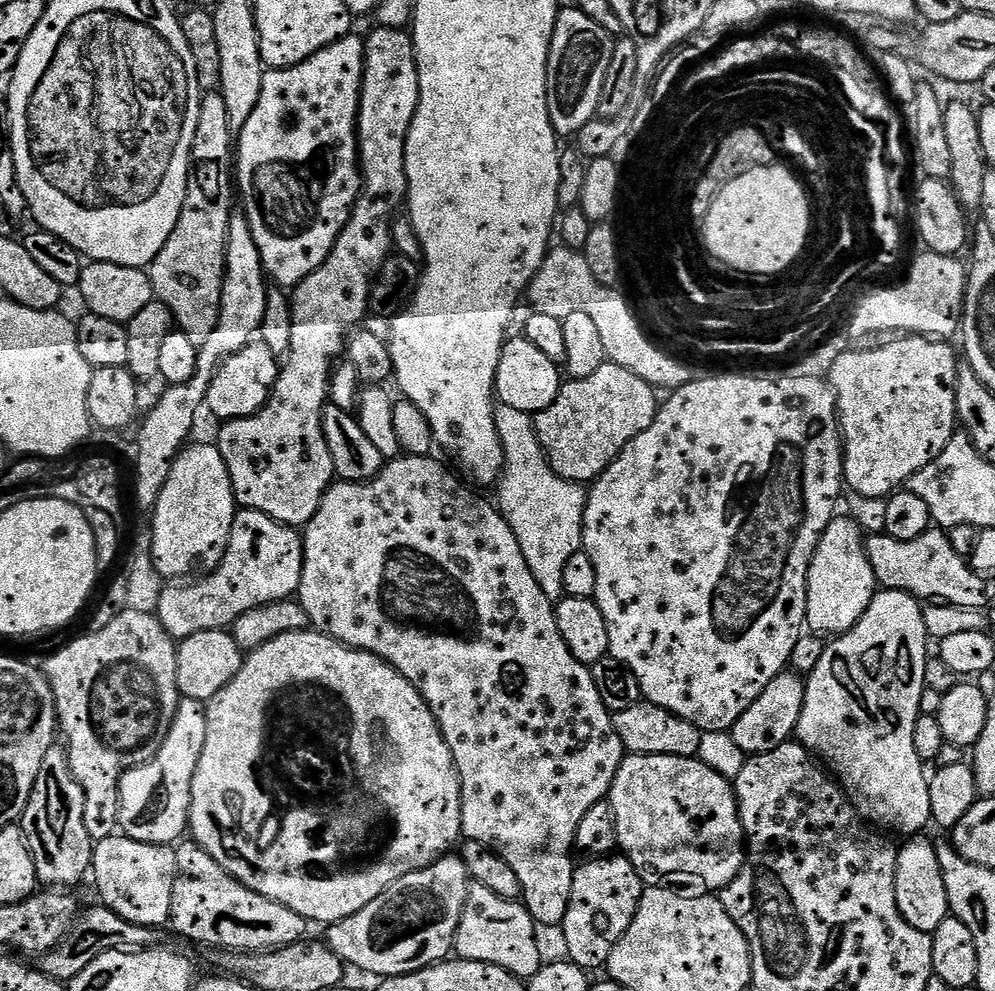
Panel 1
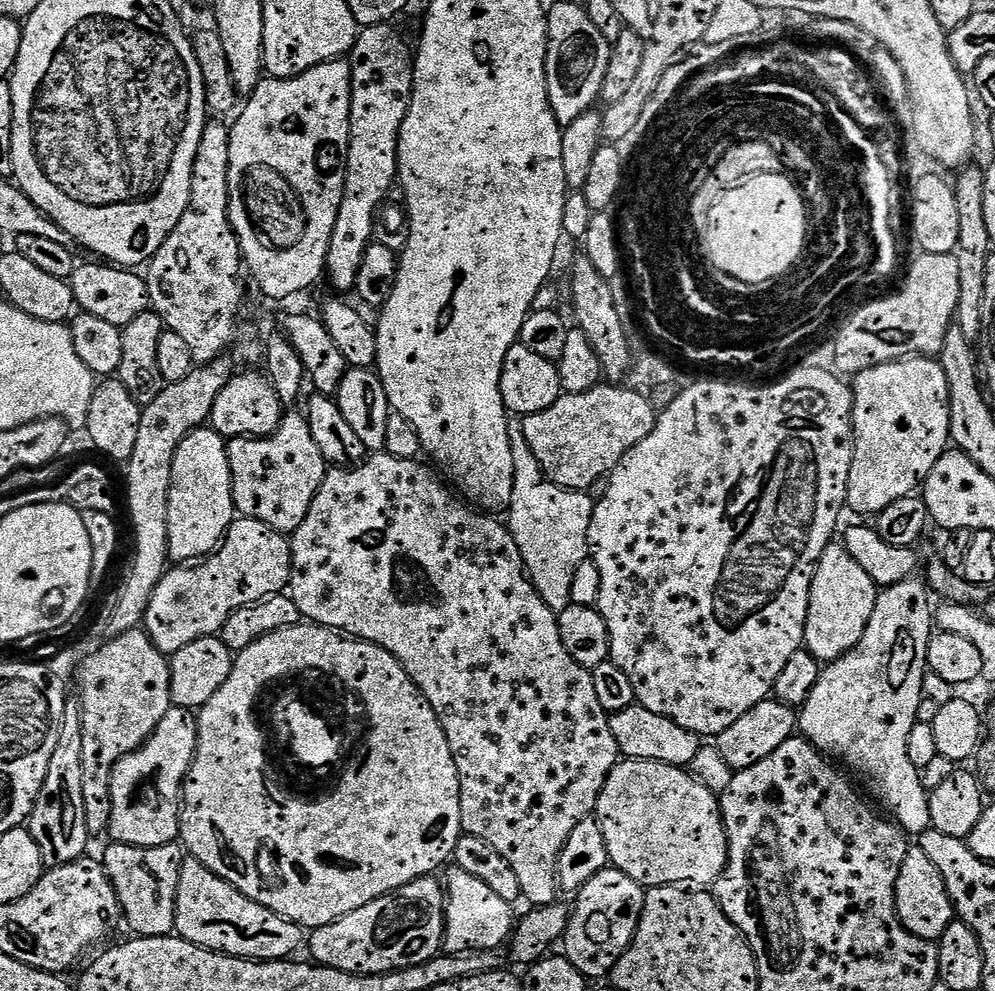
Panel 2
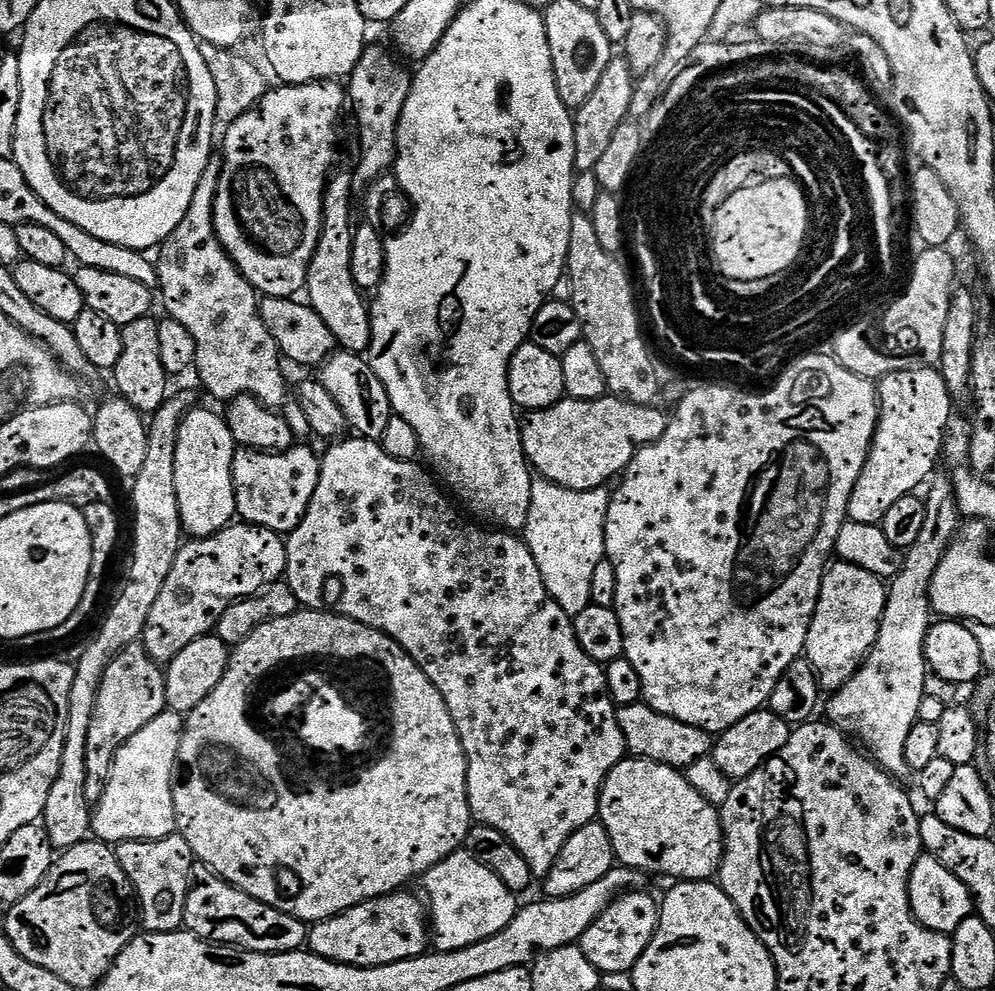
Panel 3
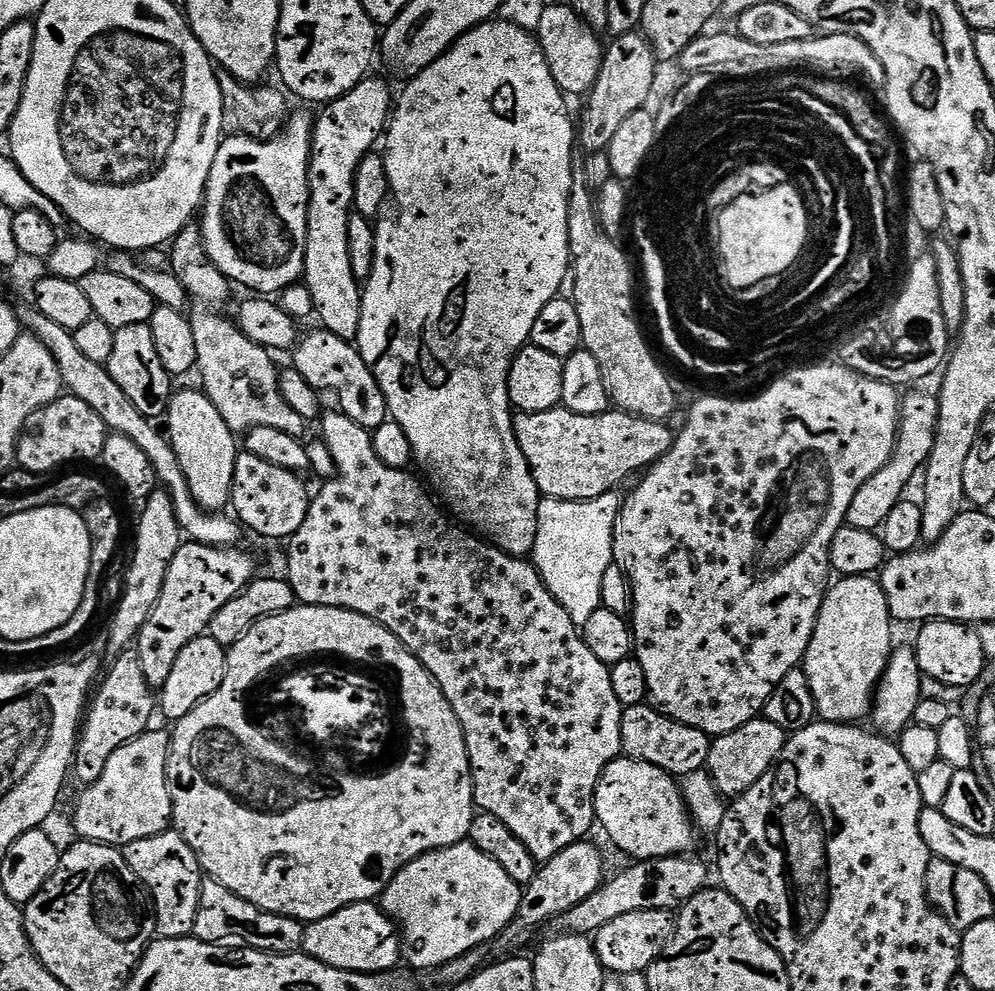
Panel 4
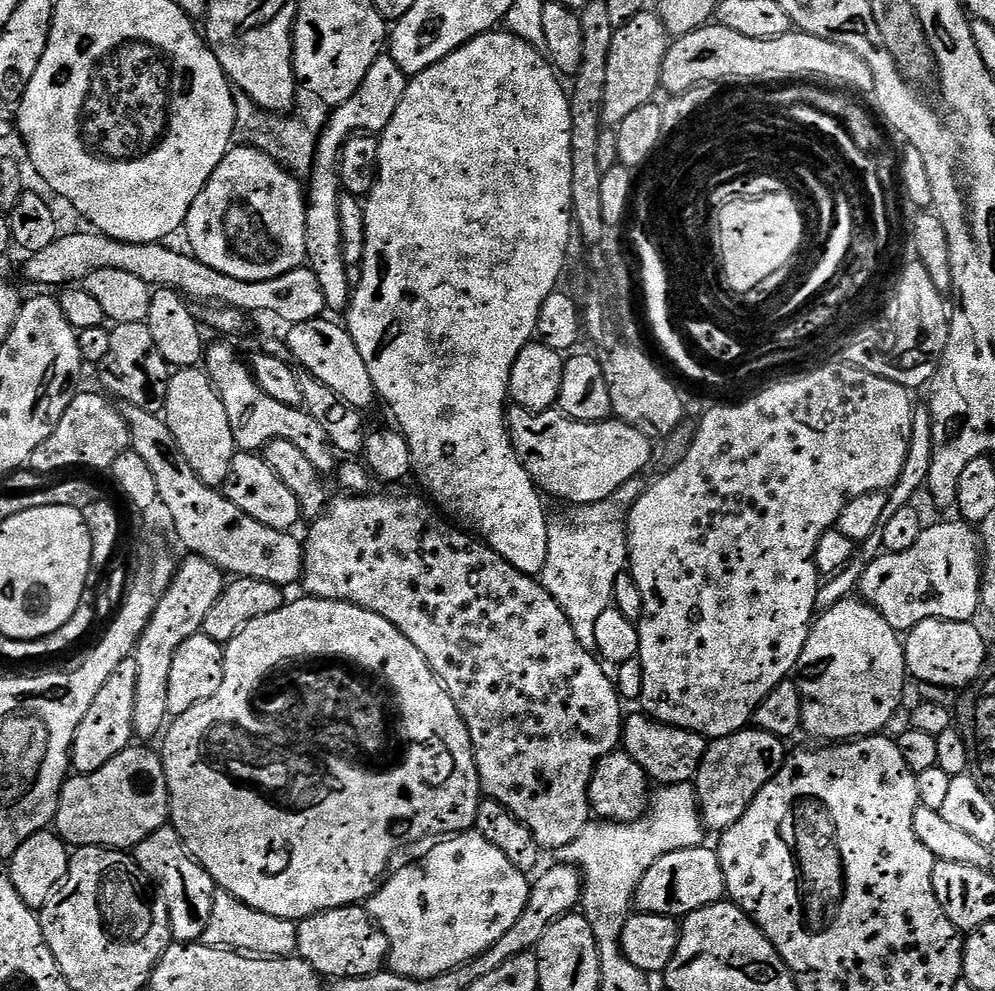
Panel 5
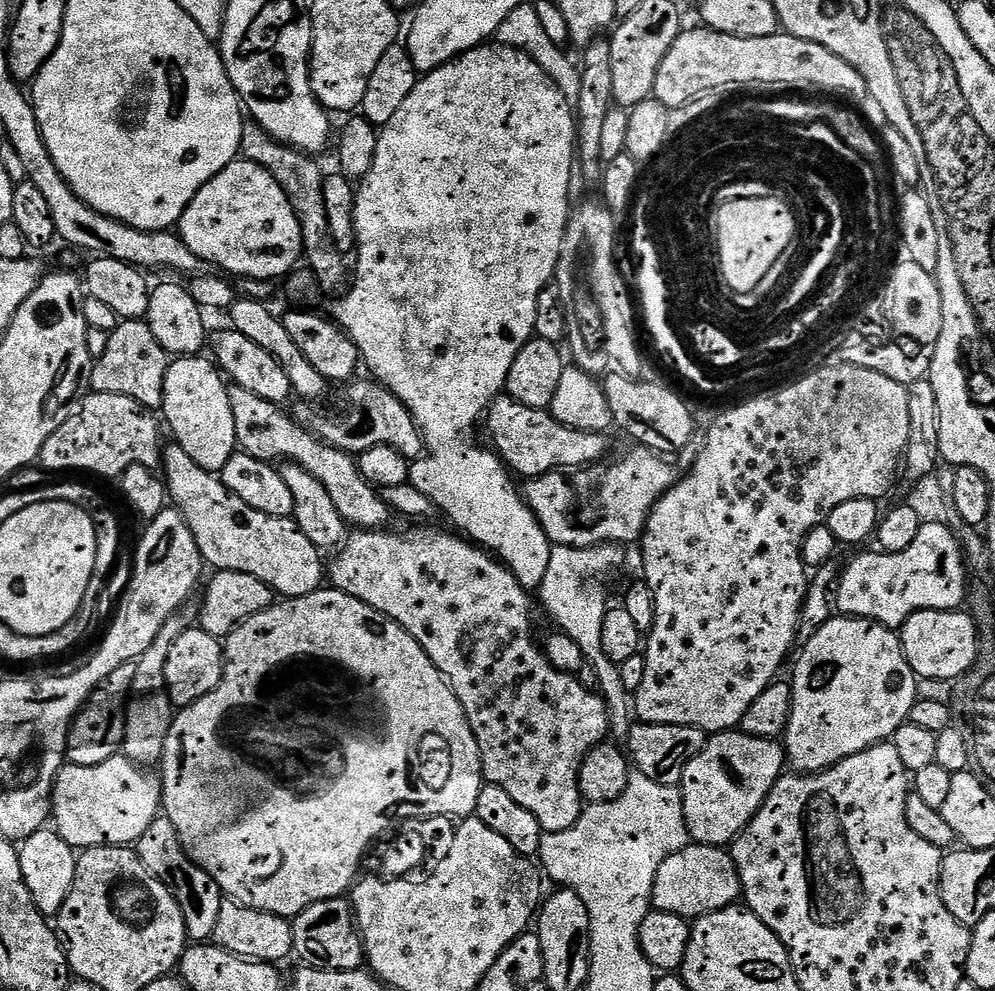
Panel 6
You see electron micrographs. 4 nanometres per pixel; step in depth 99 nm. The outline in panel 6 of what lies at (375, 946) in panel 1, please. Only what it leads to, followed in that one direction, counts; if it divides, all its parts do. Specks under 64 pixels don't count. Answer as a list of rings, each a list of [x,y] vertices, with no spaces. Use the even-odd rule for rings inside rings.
[[[347,899],[314,902],[314,906],[302,910],[292,920],[292,933],[292,951],[297,957],[300,955],[301,965],[331,972],[354,972],[365,967],[364,941]]]

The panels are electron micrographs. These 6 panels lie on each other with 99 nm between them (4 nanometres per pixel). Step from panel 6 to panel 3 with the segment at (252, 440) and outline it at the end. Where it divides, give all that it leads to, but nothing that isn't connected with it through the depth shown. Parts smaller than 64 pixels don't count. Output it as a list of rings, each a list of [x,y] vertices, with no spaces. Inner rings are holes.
[[[209,163],[204,177],[198,182],[198,190],[194,190],[194,198],[190,198],[190,210],[186,210],[186,218],[178,222],[176,229],[165,238],[155,257],[156,273],[160,279],[159,295],[164,295],[164,308],[171,319],[182,322],[186,330],[190,330],[190,338],[194,338],[196,347],[195,375],[200,375],[204,388],[216,400],[230,402],[239,396],[253,396],[261,400],[266,407],[280,410],[284,407],[284,376],[280,373],[282,357],[279,346],[274,342],[270,330],[262,322],[258,314],[258,293],[252,283],[240,273],[238,266],[228,257],[222,242],[216,237],[214,222],[214,206],[216,205],[216,185],[220,178],[221,165]]]

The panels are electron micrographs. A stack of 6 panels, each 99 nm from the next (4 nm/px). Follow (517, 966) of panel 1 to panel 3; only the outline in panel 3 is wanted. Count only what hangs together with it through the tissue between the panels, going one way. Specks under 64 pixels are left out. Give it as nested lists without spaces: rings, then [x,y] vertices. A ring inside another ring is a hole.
[[[467,850],[442,858],[442,862],[424,873],[422,883],[430,909],[430,932],[438,952],[462,950],[474,946],[474,942],[482,942],[482,938],[498,934],[498,930],[505,928],[518,911],[517,897],[504,885],[502,878],[498,878],[494,870],[486,870],[486,866]]]

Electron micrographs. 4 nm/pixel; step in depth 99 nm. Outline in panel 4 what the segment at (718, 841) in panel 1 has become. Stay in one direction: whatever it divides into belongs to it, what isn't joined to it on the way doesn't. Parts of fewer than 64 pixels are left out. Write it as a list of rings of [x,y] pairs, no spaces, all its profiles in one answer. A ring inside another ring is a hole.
[[[623,754],[604,768],[596,787],[596,824],[604,827],[613,846],[632,856],[628,858],[633,861],[691,853],[698,837],[698,829],[673,776],[658,766],[650,766],[650,762]]]

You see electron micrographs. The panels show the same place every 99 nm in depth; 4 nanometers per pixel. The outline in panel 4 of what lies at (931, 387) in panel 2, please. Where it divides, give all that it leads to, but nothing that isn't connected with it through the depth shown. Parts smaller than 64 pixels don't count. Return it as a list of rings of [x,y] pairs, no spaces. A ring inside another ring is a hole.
[[[912,390],[909,396],[905,395],[900,402],[900,432],[896,435],[896,449],[892,451],[890,462],[882,470],[878,470],[878,474],[874,474],[874,478],[870,478],[862,486],[862,490],[858,490],[858,494],[854,494],[854,502],[850,502],[850,510],[846,521],[847,527],[857,528],[858,530],[870,530],[876,532],[886,522],[886,514],[890,514],[890,510],[894,510],[894,506],[898,506],[898,502],[905,499],[908,483],[912,479],[917,479],[918,473],[928,463],[932,447],[934,446],[934,438],[936,437],[936,427],[938,426],[938,418],[940,417],[940,402],[935,395],[932,396],[928,392],[916,392],[920,390]]]

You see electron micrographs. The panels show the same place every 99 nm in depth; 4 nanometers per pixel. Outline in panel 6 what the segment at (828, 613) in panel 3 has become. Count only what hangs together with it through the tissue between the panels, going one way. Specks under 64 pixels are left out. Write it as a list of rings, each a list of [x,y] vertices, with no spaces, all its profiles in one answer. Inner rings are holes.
[[[843,614],[833,615],[832,619],[826,622],[826,626],[822,626],[814,635],[806,641],[803,641],[802,647],[799,649],[798,655],[795,657],[796,669],[792,672],[790,683],[792,685],[792,717],[788,723],[788,730],[782,737],[782,743],[786,749],[786,760],[789,765],[792,764],[797,773],[807,774],[809,772],[825,772],[830,766],[834,766],[838,762],[842,762],[846,758],[850,758],[854,754],[858,754],[862,750],[866,750],[875,744],[883,744],[891,741],[892,736],[903,724],[909,723],[912,715],[912,707],[916,705],[916,682],[917,674],[910,666],[910,662],[906,662],[906,654],[900,645],[900,637],[893,629],[887,628],[884,624],[877,624],[874,620],[860,620],[856,616],[845,616]]]

